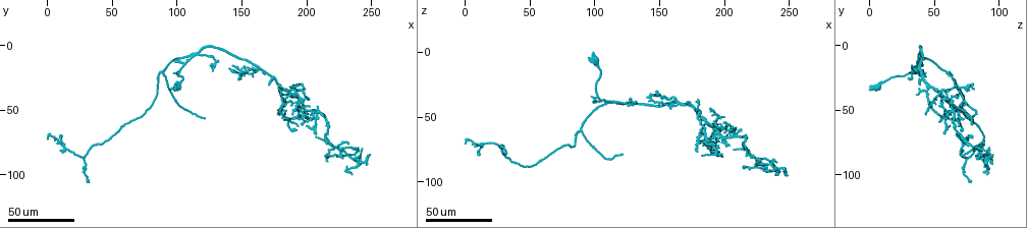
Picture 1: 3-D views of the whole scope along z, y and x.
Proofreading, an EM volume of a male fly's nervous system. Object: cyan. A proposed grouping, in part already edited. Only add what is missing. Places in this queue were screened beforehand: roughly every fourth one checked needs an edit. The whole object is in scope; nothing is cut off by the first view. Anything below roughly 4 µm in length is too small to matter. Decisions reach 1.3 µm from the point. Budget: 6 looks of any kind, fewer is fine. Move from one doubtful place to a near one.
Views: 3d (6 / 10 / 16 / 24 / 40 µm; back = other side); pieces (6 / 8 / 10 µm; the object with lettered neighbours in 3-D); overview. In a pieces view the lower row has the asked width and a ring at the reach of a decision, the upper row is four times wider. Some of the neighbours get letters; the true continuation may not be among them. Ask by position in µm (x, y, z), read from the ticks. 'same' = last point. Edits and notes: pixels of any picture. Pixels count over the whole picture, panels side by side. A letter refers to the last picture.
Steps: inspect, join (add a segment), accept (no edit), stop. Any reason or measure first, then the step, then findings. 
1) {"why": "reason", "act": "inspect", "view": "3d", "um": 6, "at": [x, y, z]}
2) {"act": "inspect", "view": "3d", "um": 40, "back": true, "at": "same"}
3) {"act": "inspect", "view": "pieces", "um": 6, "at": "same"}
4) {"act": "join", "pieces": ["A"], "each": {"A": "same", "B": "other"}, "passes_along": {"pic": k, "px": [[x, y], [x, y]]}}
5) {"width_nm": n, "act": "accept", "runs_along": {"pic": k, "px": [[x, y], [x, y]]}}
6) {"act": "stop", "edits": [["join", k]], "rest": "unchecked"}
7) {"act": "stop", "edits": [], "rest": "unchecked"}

{"why": "thin end", "act": "inspect", "view": "3d", "um": 24, "at": [192, 66, 70]}

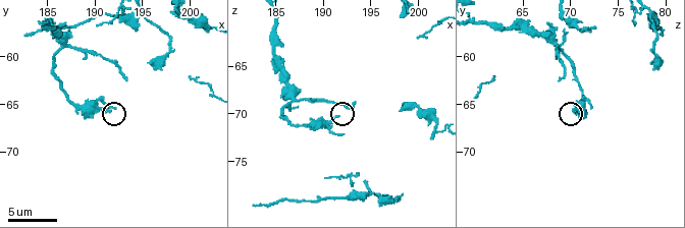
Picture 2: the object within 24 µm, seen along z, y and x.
{"act": "inspect", "view": "pieces", "um": 8, "at": [191.6, 65.8, 70.2]}

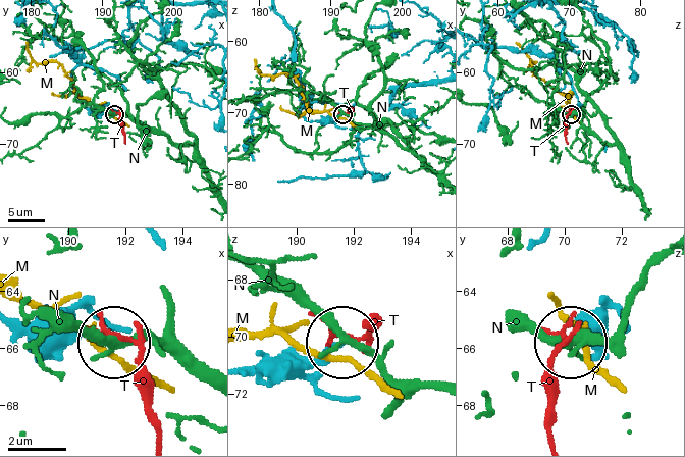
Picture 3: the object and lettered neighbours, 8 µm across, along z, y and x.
{"act": "accept", "each": {"M": "other", "N": "other", "T": "other"}, "runs_along": {"pic": 3, "px": [[248, 366], [313, 359], [340, 345]]}, "found": "no lettered segment goes on from it"}

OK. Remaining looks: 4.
{"why": "branch stops here", "act": "inspect", "view": "3d", "um": 24, "at": [224, 84, 82]}

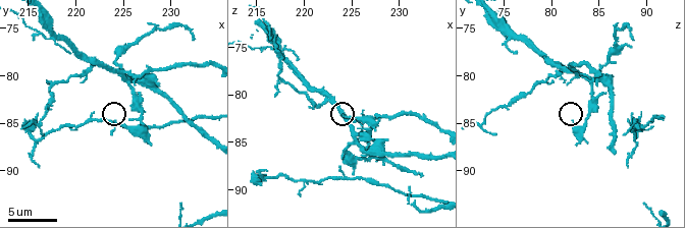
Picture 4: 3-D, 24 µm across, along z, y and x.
{"act": "inspect", "view": "pieces", "um": 10, "at": [224.4, 85.0, 82.4]}

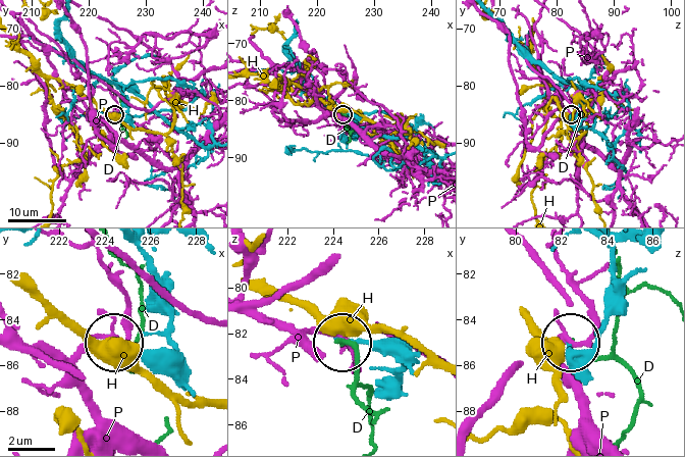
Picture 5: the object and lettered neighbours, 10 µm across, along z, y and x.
{"width_nm": 120, "act": "accept", "each": {"D": "other", "H": "other", "P": "other"}, "found": "no lettered segment goes on from it"}

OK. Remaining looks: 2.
{"why": "tapers out", "act": "inspect", "view": "3d", "um": 24, "at": [242, 78, 92]}

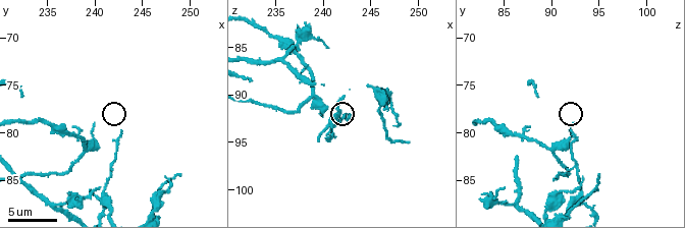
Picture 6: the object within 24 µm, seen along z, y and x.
{"why": "what lies round it", "act": "inspect", "view": "pieces", "um": 10, "at": [242.8, 80.0, 92.4]}

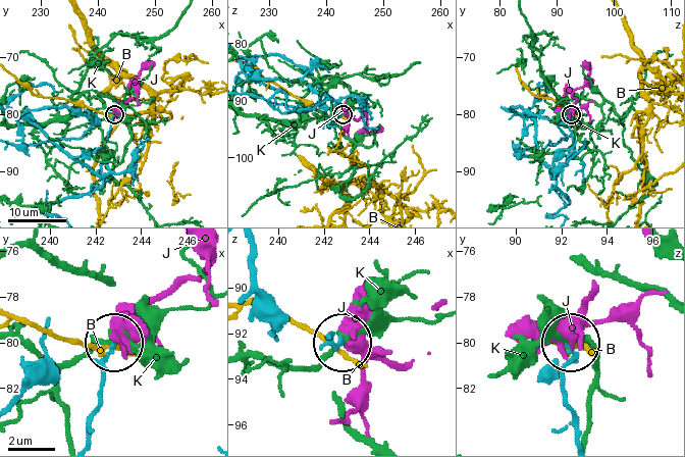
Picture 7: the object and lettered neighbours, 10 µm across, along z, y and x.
{"width_nm": 150, "act": "accept", "each": {"B": "other", "J": "other", "K": "other"}, "runs_along": {"pic": 7, "px": [[579, 436], [578, 418], [562, 395], [568, 344]]}, "found": "no lettered segment goes on from it"}

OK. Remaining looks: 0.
{"act": "stop", "edits": [], "rest": "unchecked"}

